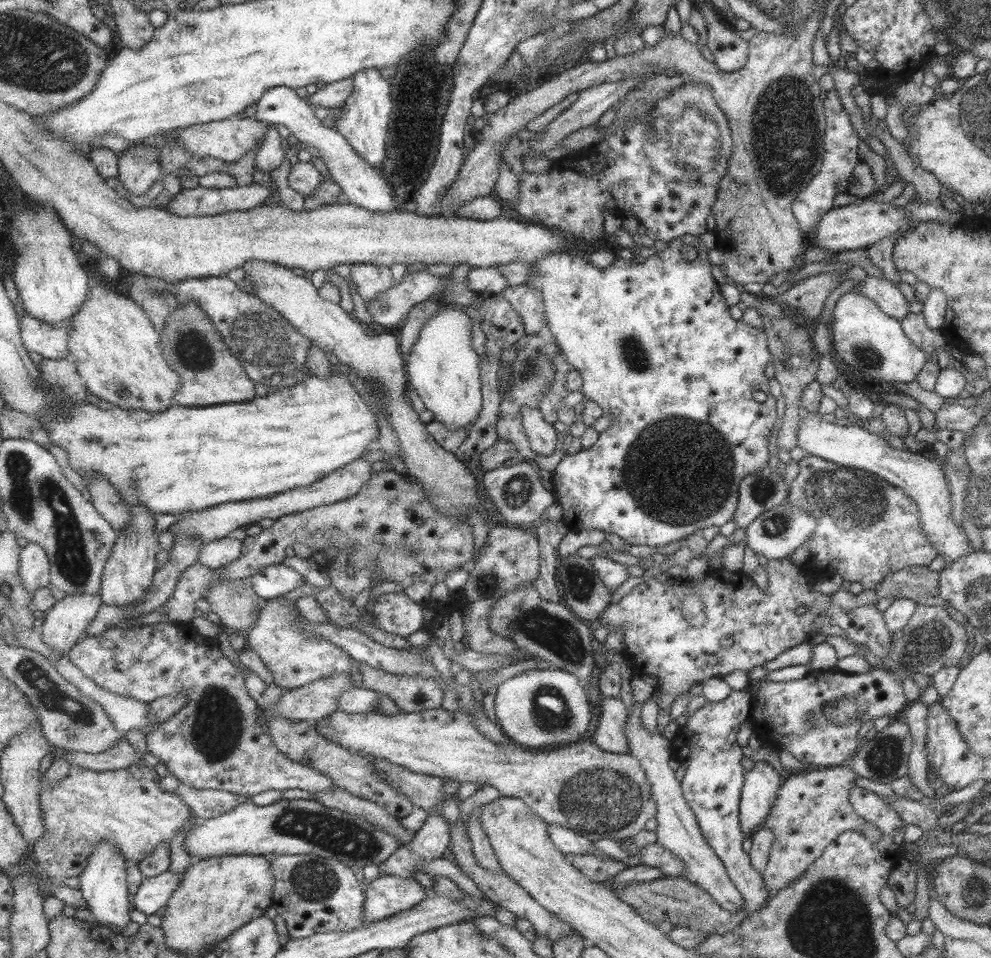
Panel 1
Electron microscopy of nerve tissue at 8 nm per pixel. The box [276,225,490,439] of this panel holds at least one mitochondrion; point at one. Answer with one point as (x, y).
(384, 306)

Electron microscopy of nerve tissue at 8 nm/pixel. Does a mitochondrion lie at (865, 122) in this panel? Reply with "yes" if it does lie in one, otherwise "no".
no

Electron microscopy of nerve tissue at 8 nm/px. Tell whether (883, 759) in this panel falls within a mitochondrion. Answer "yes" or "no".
yes

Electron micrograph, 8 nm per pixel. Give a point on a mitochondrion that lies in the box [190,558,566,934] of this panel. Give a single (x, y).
(334, 837)

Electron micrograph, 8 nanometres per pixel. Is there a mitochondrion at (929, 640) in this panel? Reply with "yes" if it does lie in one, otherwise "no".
yes

